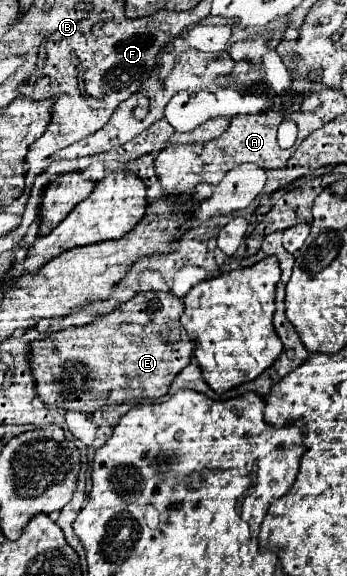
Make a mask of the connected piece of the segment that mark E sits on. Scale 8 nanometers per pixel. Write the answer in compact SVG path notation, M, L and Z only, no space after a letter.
M170 291L136 293L120 309L86 327L70 327L30 343L30 371L46 405L94 413L106 405L158 399L190 363L194 343L180 325L184 303Z

